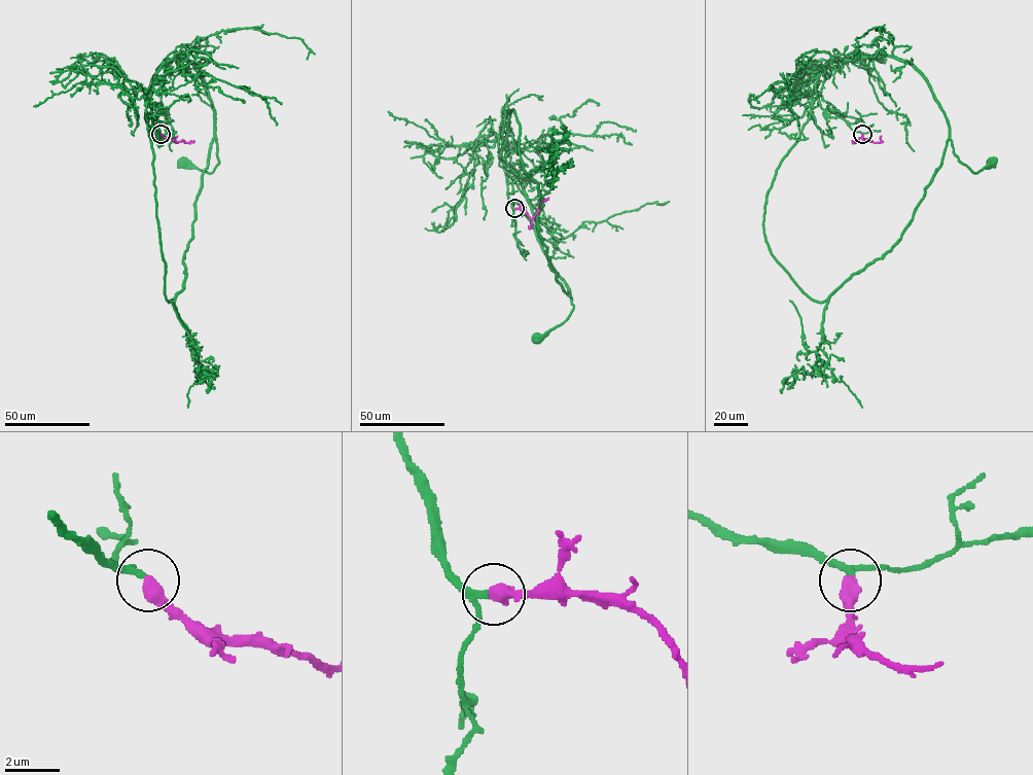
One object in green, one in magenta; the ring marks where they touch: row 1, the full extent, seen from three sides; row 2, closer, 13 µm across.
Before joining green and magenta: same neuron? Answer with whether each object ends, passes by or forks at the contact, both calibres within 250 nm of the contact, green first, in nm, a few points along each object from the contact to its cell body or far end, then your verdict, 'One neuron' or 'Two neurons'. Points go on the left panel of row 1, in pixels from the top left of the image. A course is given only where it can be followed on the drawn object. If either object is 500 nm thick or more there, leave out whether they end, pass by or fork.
Thickness 170 nm (green) against 550 nm. Course of green: (161, 133), (149, 86), (168, 60), (181, 56), (211, 101), (219, 162), (209, 173), (181, 161). Course of magenta: (161, 134), (176, 141), (194, 140). One neuron

